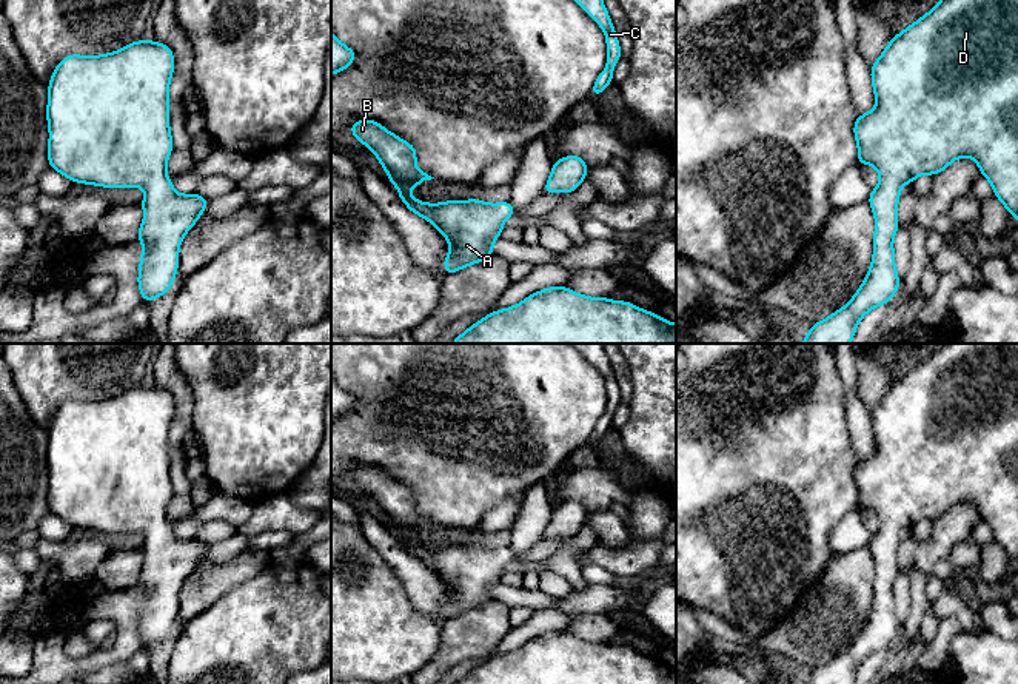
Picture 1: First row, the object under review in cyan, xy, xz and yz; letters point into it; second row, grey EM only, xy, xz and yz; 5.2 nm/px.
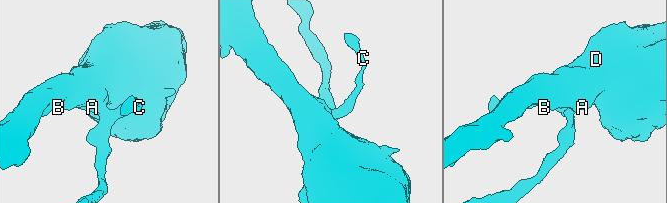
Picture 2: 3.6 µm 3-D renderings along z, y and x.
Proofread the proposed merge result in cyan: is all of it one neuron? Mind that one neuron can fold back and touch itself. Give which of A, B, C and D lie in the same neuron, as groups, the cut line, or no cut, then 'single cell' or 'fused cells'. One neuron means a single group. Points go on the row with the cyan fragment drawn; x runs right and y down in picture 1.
A B C D | no cut | single cell

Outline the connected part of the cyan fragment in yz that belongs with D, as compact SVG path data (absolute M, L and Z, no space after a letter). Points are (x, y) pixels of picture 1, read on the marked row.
M941 0L926 15L895 35L870 68L875 108L858 114L853 134L858 165L873 165L881 180L869 196L875 216L873 257L850 302L812 325L801 344L850 344L859 320L886 305L899 290L893 239L899 228L901 186L923 174L936 176L959 157L972 157L995 196L1018 222L1018 0Z

